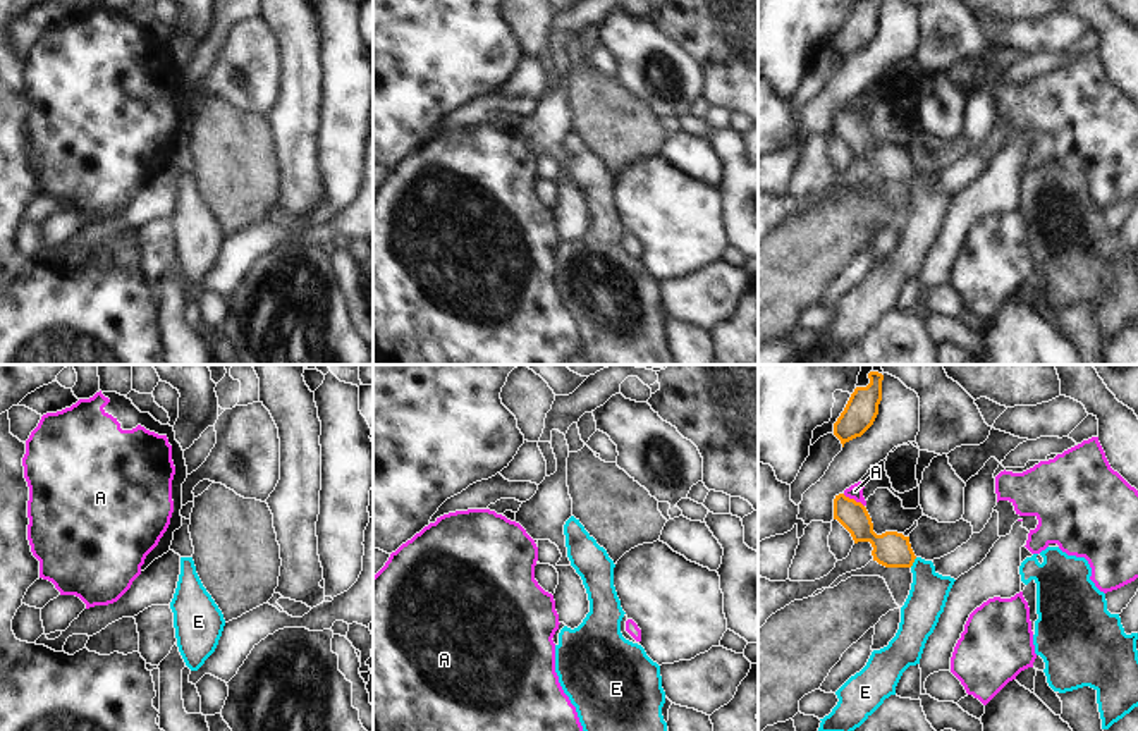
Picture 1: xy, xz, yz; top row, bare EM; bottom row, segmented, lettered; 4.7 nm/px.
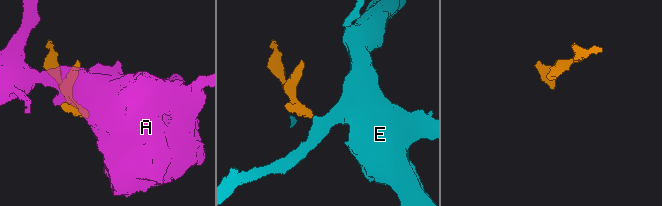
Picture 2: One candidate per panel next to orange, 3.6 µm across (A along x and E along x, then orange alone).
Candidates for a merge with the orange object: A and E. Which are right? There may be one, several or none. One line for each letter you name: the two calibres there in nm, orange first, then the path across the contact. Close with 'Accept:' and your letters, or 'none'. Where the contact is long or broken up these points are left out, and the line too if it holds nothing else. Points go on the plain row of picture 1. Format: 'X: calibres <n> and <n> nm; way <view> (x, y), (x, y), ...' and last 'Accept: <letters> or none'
E: calibres 170 and 180 nm; way yz (891, 164), (913, 176), (923, 186), (929, 207)
Accept: E

